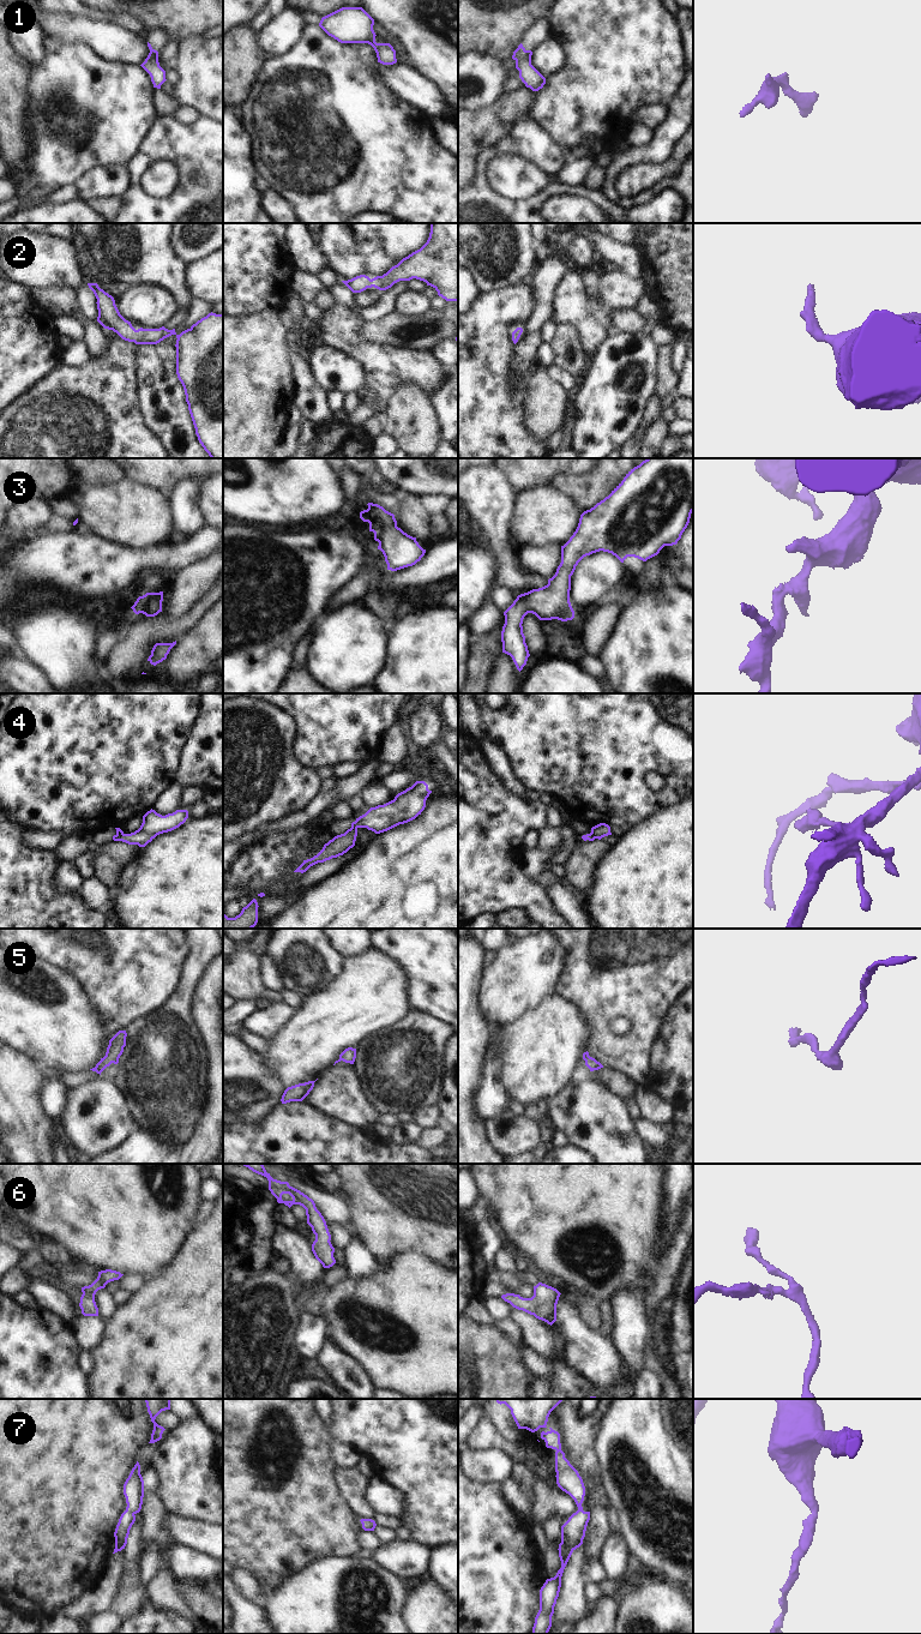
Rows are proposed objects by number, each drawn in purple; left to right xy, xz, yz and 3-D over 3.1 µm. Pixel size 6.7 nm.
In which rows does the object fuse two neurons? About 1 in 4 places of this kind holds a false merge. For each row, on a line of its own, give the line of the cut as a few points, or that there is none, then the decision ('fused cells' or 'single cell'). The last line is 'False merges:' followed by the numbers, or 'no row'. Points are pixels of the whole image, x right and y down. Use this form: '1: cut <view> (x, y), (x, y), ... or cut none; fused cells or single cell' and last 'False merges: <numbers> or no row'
1: cut none; single cell
2: cut none; single cell
3: cut none; single cell
4: cut xz (351, 827), (356, 828); fused cells
5: cut none; single cell
6: cut none; single cell
7: cut none; single cell
False merges: 4

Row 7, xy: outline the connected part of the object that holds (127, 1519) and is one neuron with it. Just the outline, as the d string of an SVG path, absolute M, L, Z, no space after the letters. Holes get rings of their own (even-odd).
M138 1461L124 1484L124 1495L126 1497L127 1507L121 1514L114 1532L115 1549L113 1554L125 1549L130 1530L136 1521L136 1514L142 1509L144 1497L144 1480L140 1474L140 1465Z

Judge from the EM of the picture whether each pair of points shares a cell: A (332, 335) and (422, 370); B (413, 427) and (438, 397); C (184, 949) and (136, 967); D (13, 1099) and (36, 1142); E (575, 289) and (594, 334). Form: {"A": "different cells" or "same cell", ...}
{"A": "same cell", "B": "different cells", "C": "same cell", "D": "same cell", "E": "same cell"}

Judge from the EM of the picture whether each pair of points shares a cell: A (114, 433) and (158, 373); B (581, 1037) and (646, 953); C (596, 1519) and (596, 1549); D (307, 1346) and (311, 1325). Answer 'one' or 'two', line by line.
A: two
B: two
C: one
D: one

